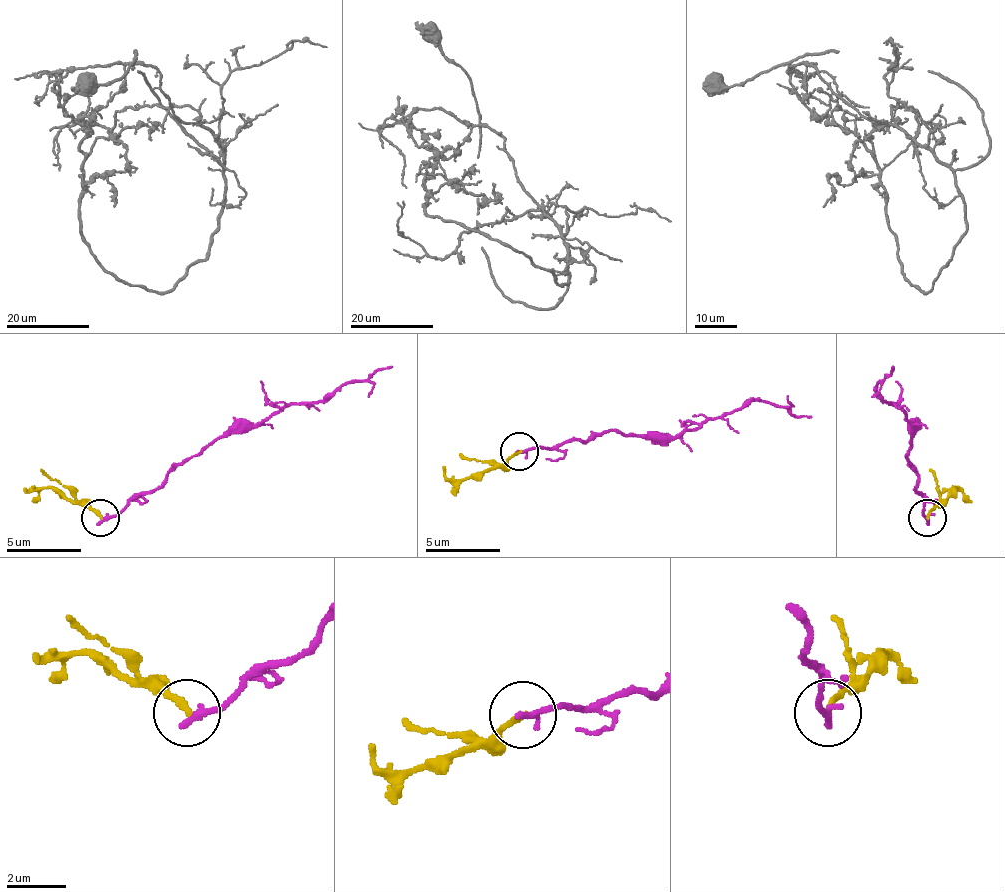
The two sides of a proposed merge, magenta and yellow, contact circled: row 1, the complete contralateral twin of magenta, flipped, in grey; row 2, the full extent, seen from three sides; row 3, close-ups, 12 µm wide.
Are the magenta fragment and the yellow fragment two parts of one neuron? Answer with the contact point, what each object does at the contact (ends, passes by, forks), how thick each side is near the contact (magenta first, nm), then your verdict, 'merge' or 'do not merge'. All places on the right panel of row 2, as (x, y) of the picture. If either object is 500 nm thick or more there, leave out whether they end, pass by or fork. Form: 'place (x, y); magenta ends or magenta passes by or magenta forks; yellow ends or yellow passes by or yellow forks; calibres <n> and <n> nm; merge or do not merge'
place (927, 517); magenta ends; yellow ends; calibres 260 and 200 nm; do not merge

